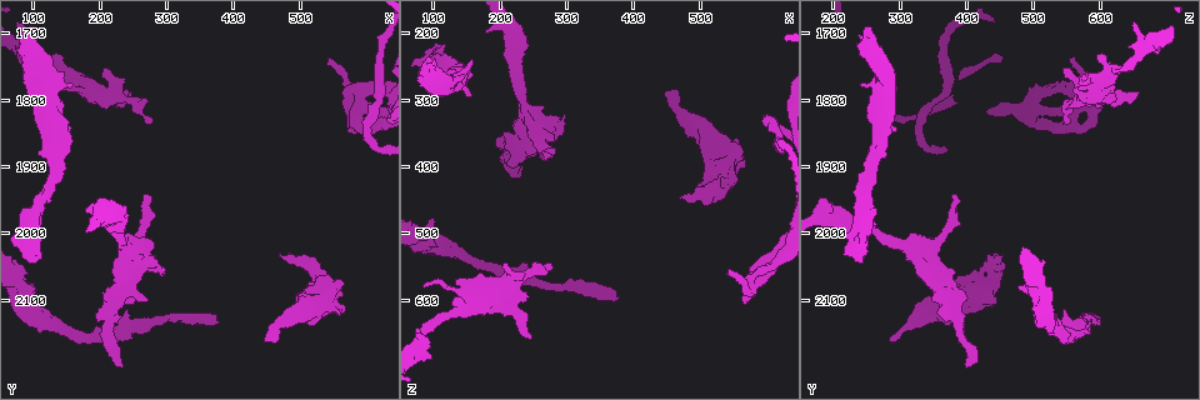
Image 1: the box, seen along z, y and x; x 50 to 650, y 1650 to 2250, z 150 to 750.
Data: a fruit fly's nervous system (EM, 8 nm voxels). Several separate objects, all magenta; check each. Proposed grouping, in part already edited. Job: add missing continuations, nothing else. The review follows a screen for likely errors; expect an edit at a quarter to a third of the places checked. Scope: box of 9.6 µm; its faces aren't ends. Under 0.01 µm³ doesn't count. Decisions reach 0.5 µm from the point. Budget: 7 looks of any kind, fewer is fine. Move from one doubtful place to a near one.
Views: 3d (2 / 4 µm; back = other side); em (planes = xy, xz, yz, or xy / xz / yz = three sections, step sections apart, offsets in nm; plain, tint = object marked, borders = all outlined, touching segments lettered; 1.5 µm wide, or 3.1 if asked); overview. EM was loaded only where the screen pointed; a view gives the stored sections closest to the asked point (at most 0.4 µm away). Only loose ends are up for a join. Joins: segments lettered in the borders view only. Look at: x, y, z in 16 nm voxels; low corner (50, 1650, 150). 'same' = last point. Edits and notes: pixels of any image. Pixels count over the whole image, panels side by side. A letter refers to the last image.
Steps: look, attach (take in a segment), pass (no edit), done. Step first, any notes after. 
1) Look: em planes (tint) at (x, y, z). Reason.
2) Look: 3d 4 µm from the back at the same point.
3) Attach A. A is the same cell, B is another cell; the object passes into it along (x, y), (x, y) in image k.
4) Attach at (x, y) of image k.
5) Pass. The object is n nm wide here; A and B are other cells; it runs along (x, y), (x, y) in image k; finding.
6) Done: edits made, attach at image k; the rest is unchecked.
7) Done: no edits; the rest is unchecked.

Look: 3d 4 µm from the back at (275, 1835, 555). Free end.

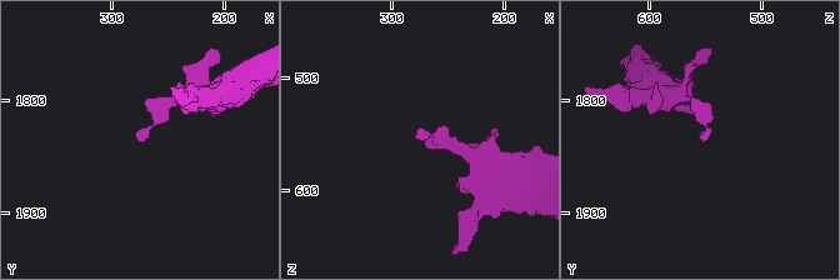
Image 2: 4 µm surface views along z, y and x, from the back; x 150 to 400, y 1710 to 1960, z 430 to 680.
Look: em yz step 8 (borders) at (274, 1840, 550).

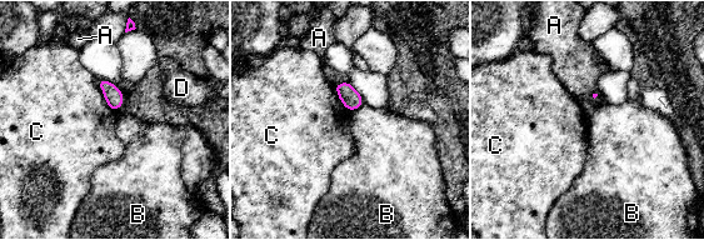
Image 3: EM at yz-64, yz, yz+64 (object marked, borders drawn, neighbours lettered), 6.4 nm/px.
Pass. A, B, C and D are other cells; a border runs along (96, 80), (105, 103), (115, 111) in image 3; none of them fits.

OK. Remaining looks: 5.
Look: 3d 2 µm at (130, 1780, 575). Branch stops here.

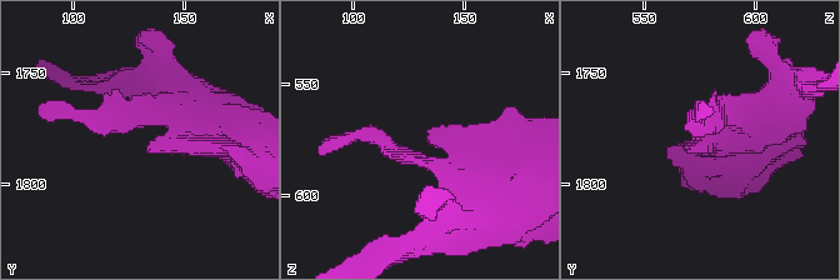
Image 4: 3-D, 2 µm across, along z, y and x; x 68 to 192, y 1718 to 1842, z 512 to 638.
Look: em xy step 8 (borders) at (132, 1783, 574).

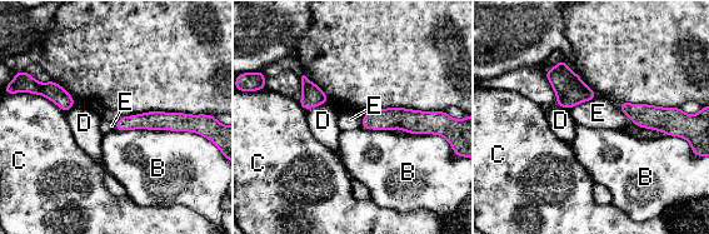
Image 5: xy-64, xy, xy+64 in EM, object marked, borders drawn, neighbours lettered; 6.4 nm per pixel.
Pass. B, C, D and E are other cells; it runs along (188, 118), (141, 120), (118, 127) in image 5; no lettered segment goes on from it.

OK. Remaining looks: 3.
Look: 3d 4 µm at (155, 1780, 245). Free end.

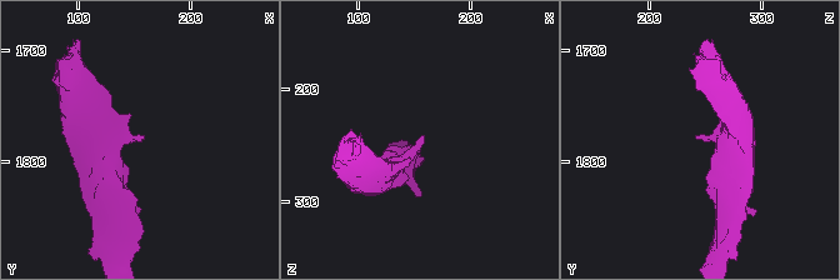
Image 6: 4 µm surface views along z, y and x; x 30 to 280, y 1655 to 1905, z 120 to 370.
Look: em planes (borders) at (158, 1780, 242).

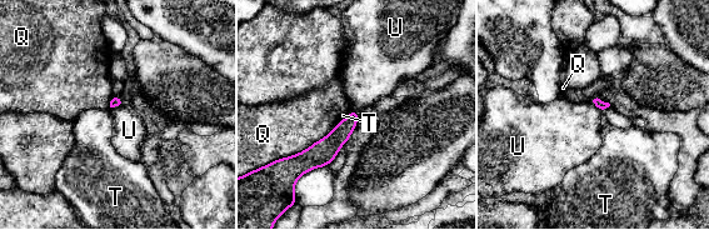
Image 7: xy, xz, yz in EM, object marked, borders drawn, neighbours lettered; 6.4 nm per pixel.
Pass. Q, T and U are other cells; it runs along (355, 115), (318, 155), (299, 158) in image 7; none of them fits.

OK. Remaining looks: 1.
Done: no edits; the rest is unchecked.

